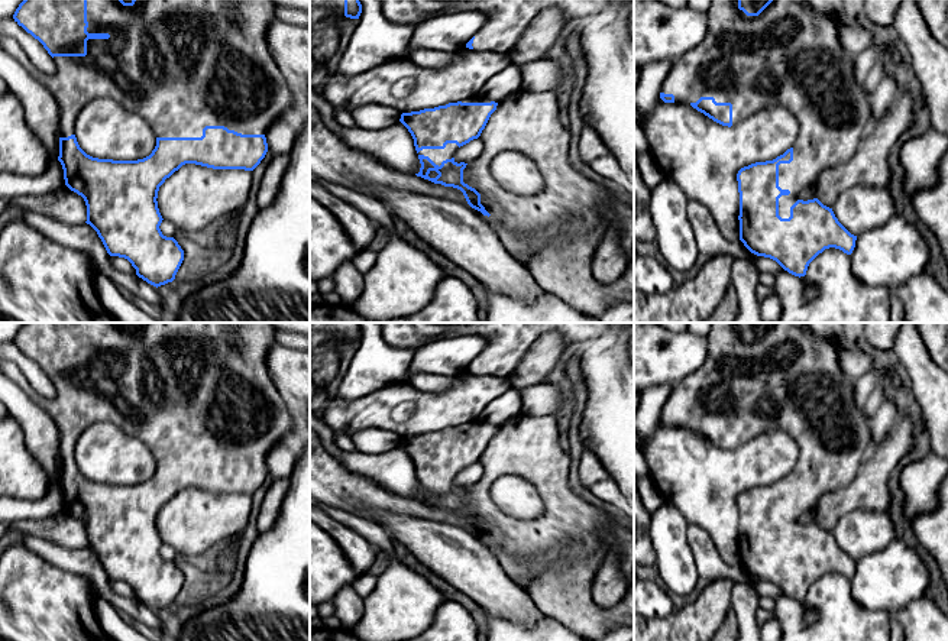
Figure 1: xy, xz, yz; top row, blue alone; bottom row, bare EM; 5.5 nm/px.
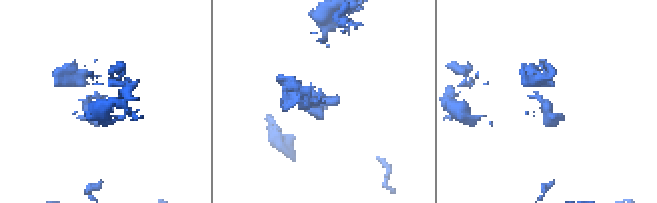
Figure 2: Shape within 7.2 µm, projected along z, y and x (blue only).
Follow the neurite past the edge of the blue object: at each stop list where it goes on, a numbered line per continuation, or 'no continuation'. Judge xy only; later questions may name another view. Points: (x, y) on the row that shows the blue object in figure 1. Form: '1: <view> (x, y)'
1: xy (181, 64)

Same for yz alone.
1: yz (790, 55)

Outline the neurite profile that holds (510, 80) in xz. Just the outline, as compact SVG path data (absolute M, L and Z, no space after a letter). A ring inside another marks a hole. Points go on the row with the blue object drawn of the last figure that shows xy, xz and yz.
M511 64L494 75L482 90L482 95L501 103L505 97L522 88L521 65Z

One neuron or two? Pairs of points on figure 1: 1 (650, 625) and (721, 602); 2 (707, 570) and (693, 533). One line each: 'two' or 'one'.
1: one
2: one

